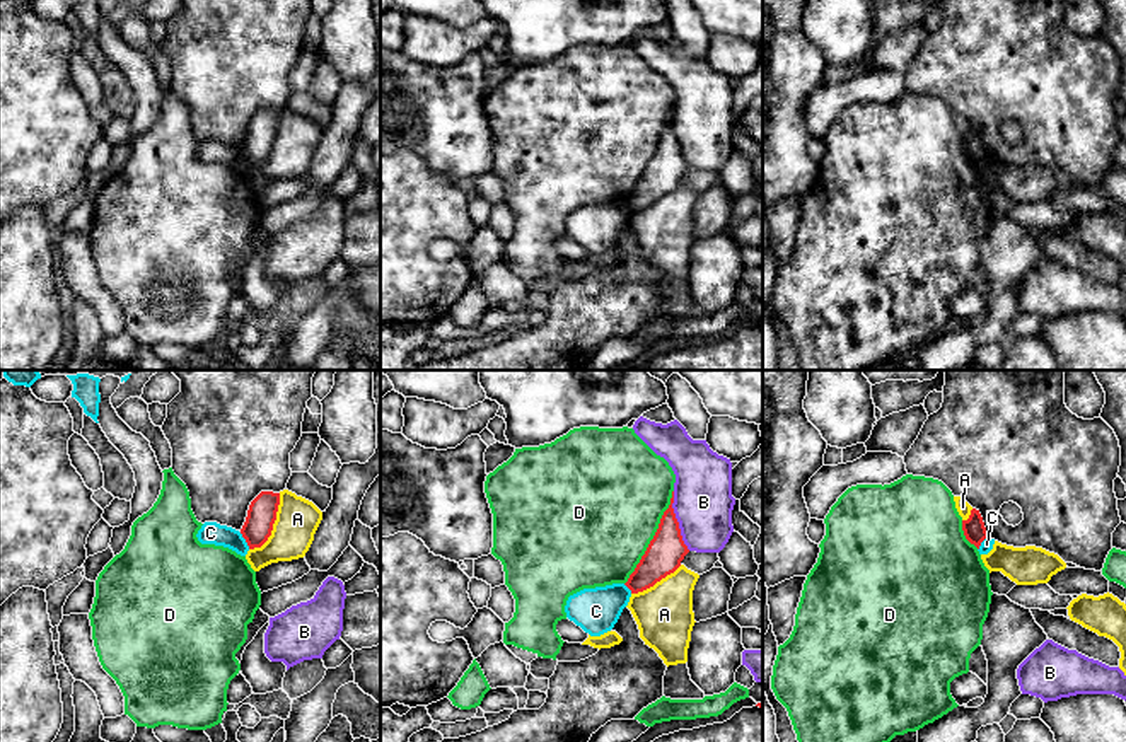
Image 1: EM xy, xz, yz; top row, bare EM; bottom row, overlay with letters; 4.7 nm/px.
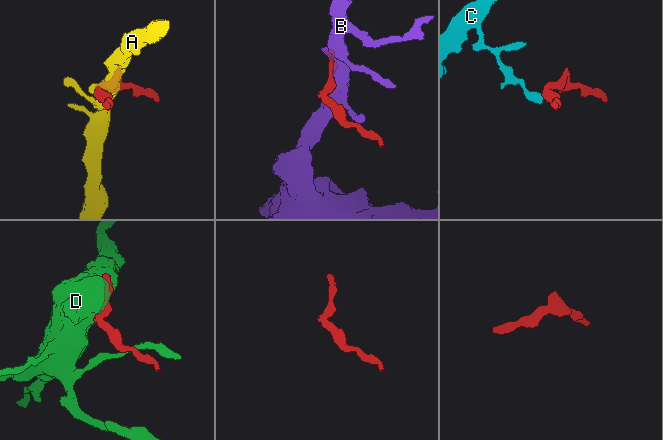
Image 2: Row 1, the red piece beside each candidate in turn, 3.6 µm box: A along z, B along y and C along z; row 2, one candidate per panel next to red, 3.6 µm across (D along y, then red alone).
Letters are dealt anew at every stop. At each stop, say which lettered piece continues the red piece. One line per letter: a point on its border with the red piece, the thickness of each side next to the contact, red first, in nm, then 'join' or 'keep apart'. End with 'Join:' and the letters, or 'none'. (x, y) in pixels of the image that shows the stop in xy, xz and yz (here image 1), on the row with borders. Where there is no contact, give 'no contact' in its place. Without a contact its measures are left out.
A: contact xy (272, 526); calibres 140 and 200 nm; keep apart
B: contact xz (676, 521); calibres 170 and 280 nm; keep apart
C: contact xy (246, 541); calibres 140 and 110 nm; keep apart
D: contact xz (654, 538); calibres 170 and 480 nm; join
Join: D

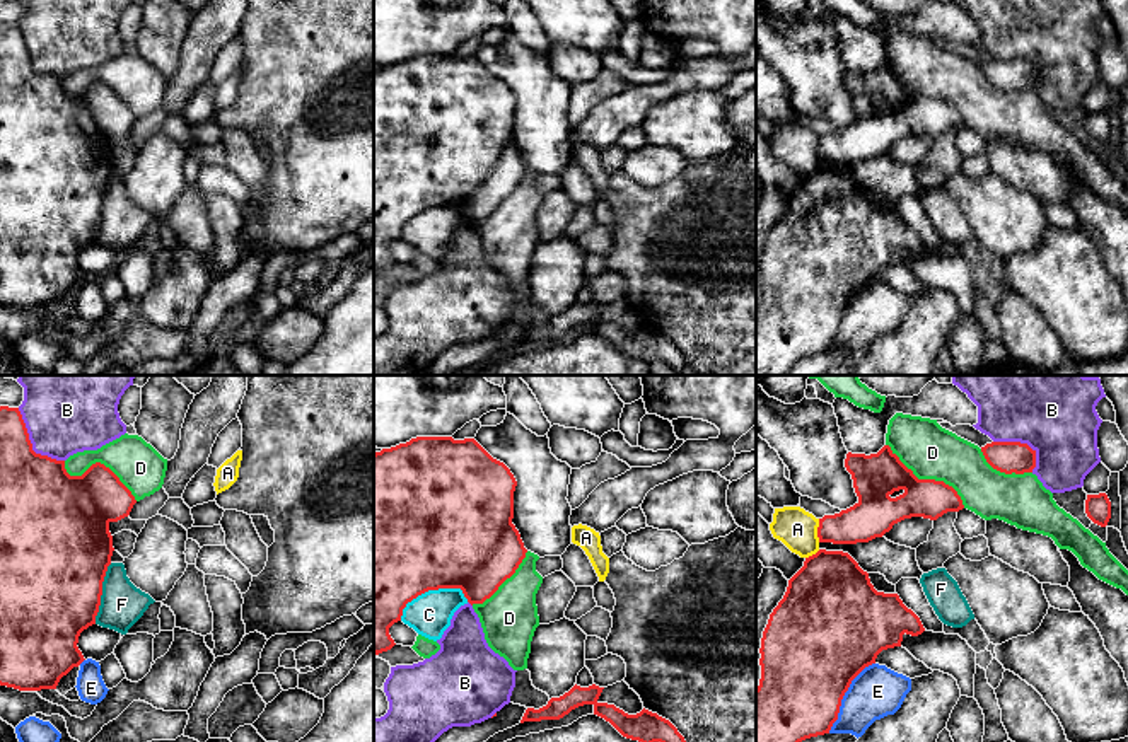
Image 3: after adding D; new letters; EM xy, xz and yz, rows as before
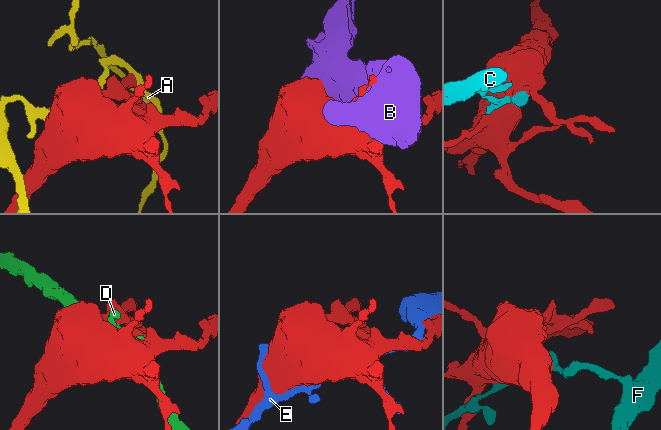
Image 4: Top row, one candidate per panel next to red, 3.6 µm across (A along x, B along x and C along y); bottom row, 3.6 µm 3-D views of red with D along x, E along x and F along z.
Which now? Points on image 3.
A: contact yz (818, 531); calibres 190 and 190 nm; keep apart
B: contact xy (31, 444); calibres 360 and 440 nm; keep apart
C: contact xz (430, 589); calibres 500 and 200 nm; keep apart
D: contact yz (929, 480); calibres 220 and 260 nm; keep apart
E: contact yz (843, 695); calibres 460 and 240 nm; keep apart
F: contact xy (101, 594); calibres 480 and 200 nm; keep apart
Join: none

